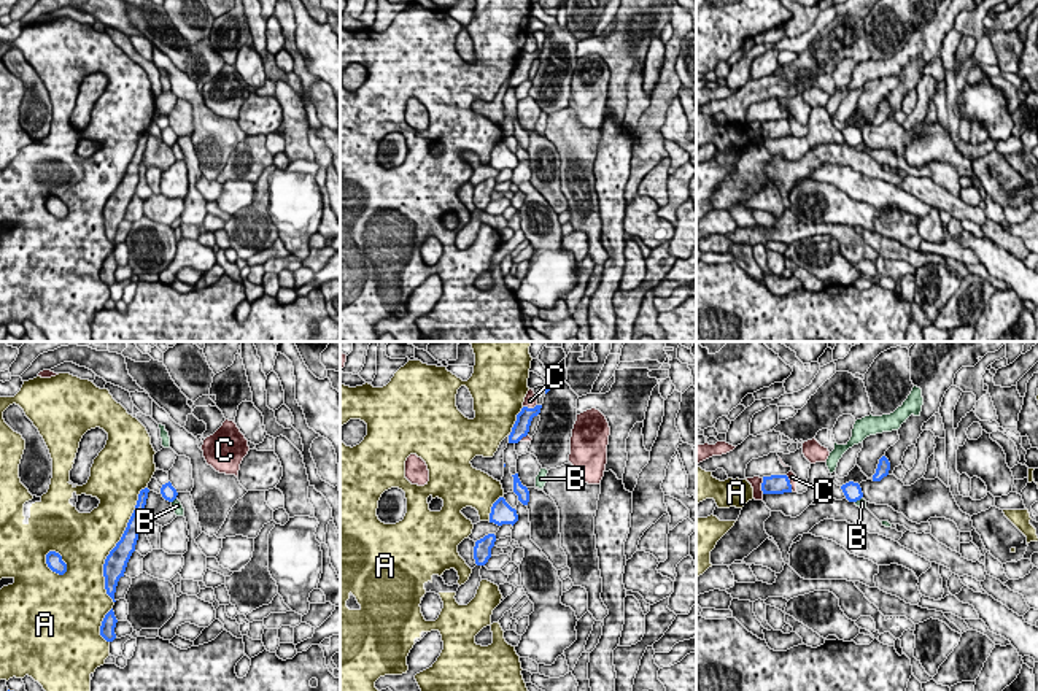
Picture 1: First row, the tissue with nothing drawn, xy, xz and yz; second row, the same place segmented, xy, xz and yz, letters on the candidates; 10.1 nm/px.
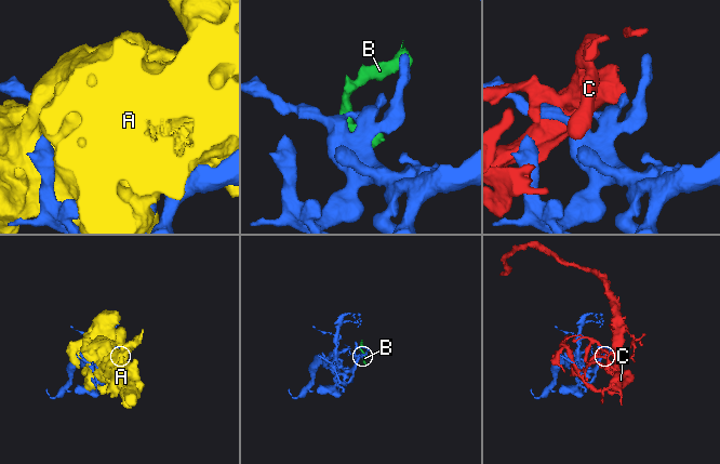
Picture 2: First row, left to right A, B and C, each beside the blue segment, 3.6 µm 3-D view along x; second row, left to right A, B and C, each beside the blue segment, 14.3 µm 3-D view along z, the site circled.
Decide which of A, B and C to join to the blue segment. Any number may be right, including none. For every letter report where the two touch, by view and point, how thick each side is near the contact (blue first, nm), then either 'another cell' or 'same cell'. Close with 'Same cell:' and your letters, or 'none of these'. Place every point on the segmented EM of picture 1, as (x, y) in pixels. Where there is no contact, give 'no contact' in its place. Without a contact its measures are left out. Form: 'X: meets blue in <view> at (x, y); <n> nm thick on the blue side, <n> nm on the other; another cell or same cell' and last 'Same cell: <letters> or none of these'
A: meets blue in xy at (116, 544); 220 nm thick on the blue side, 460 nm on the other; another cell
B: meets blue in xy at (174, 499); 160 nm thick on the blue side, 100 nm on the other; another cell
C: meets blue in yz at (762, 486); 190 nm thick on the blue side, 120 nm on the other; another cell
Same cell: none of these

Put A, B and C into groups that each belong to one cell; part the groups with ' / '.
A / B / C

